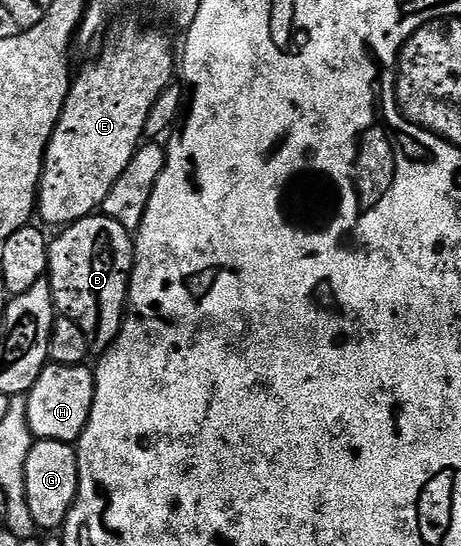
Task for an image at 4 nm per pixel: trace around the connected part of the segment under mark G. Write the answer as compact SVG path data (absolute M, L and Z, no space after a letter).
M36 440L29 447L28 457L24 460L24 481L32 523L37 529L63 529L68 511L72 508L72 503L78 494L79 477L80 467L73 445L53 440Z

